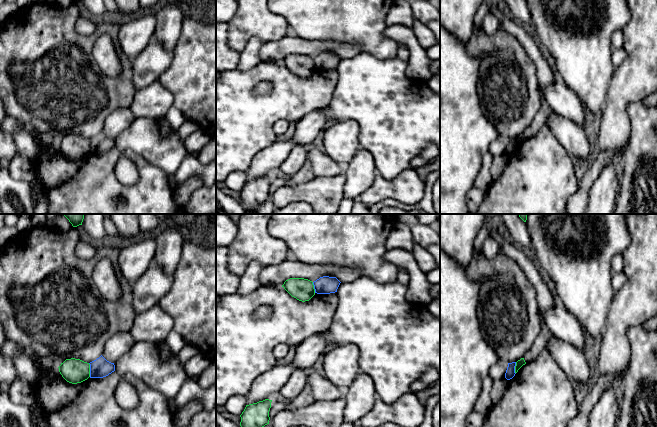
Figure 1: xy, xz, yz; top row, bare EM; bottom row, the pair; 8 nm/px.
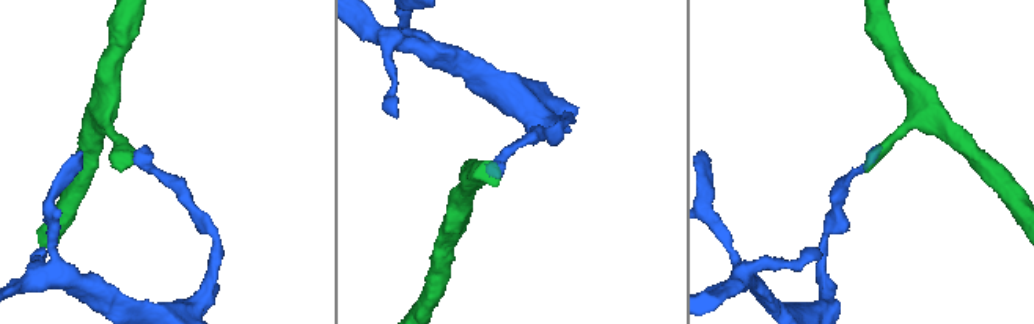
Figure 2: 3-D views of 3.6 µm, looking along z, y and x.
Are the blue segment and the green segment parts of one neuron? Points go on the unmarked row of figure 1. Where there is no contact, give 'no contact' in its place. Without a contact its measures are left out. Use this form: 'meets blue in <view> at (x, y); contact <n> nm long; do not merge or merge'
meets blue in xy at (90, 146); contact 110 nm long; do not merge

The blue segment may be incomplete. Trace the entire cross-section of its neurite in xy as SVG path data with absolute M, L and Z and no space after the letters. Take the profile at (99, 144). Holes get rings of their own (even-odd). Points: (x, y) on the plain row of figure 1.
M102 131L90 140L90 154L103 154L115 147L114 139L107 137Z

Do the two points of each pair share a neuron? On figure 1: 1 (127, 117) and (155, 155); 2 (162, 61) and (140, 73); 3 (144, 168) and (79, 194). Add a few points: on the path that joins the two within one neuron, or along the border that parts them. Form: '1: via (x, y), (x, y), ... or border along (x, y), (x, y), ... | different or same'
1: via (127, 126), (147, 146) | same
2: via (157, 61), (153, 61), (145, 69) | same
3: via (137, 187), (133, 191), (98, 191) | same

